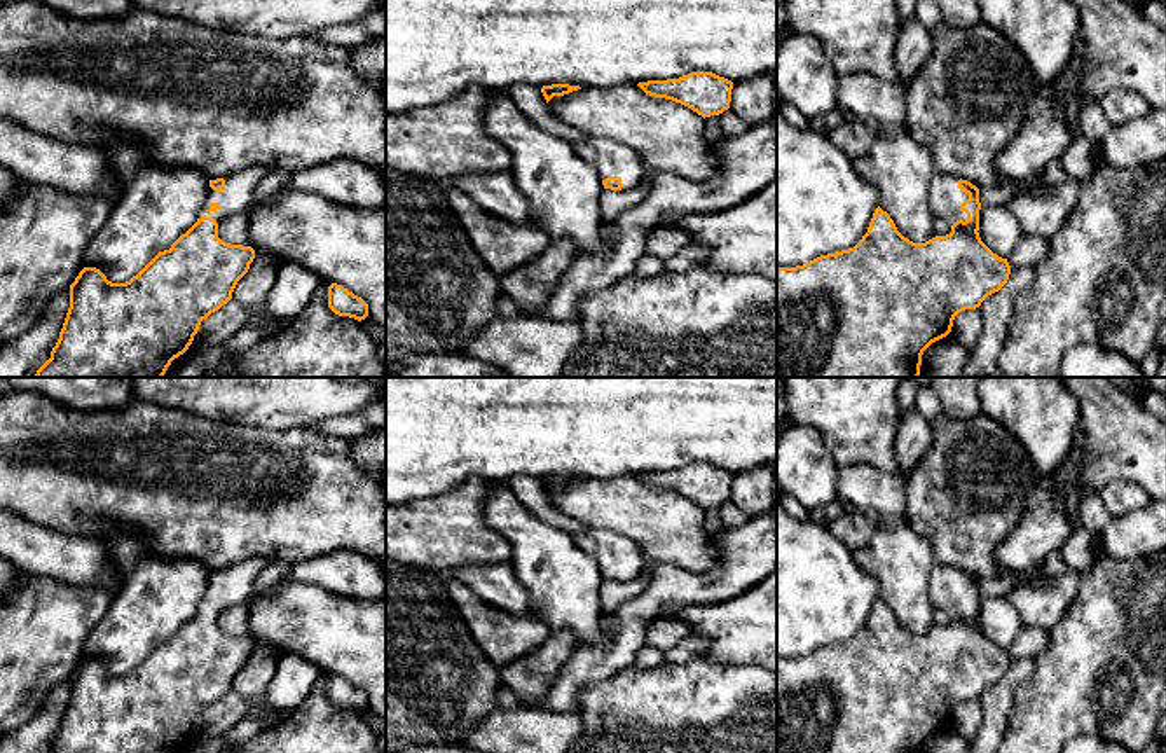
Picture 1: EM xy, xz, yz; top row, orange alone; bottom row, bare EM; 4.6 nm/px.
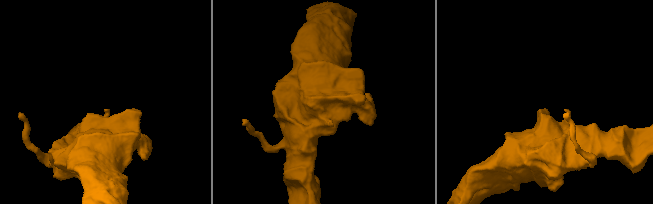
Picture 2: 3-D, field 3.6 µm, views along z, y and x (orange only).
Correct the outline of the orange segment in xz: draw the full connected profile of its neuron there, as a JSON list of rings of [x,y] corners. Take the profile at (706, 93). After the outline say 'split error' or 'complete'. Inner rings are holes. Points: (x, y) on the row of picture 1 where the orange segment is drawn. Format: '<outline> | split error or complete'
[[[691,72],[679,79],[637,84],[646,94],[681,103],[698,115],[719,115],[730,108],[733,82],[712,72]]] | complete

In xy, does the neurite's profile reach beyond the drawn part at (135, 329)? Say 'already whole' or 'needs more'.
needs more

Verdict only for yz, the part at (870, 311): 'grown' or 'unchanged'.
grown

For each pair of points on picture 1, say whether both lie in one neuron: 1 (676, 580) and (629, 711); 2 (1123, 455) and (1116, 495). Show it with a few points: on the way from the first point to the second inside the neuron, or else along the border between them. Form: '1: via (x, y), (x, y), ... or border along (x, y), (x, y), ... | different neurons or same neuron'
1: border along (632, 664), (596, 683) | different neurons
2: border along (1147, 491), (1131, 481), (1114, 479), (1098, 497) | different neurons

